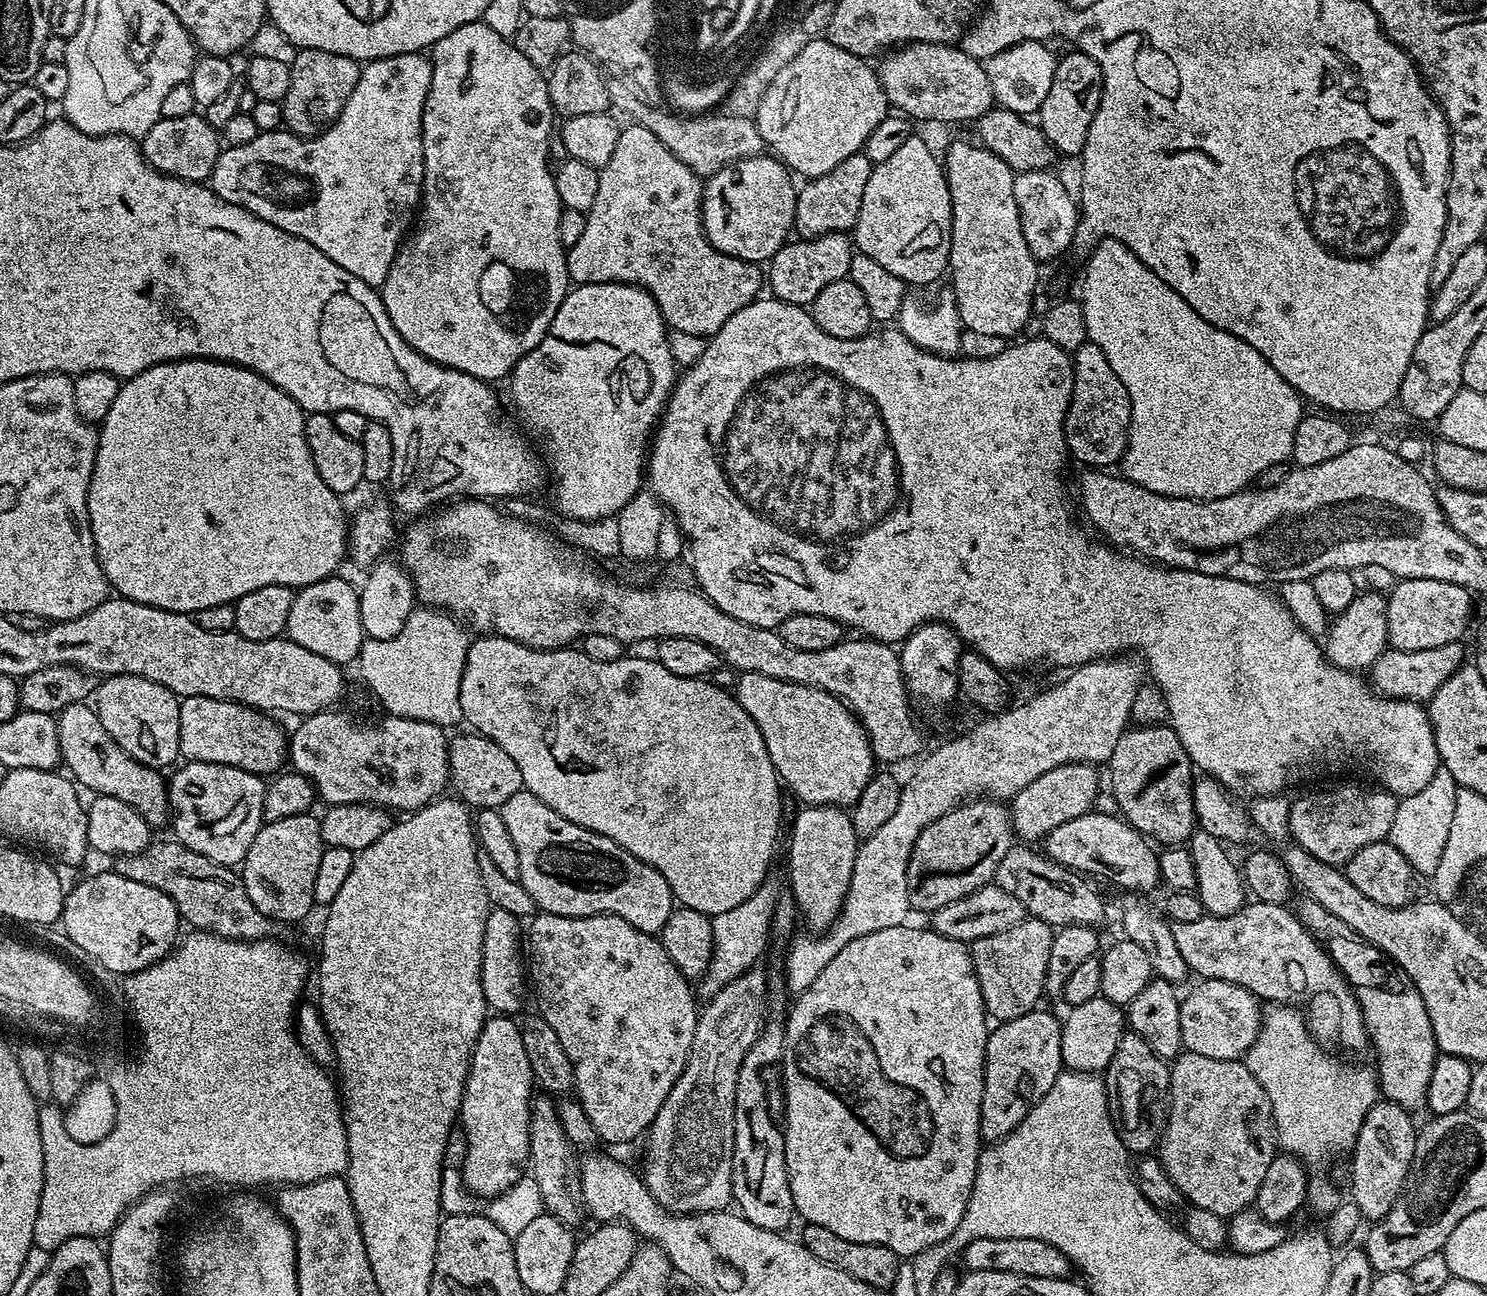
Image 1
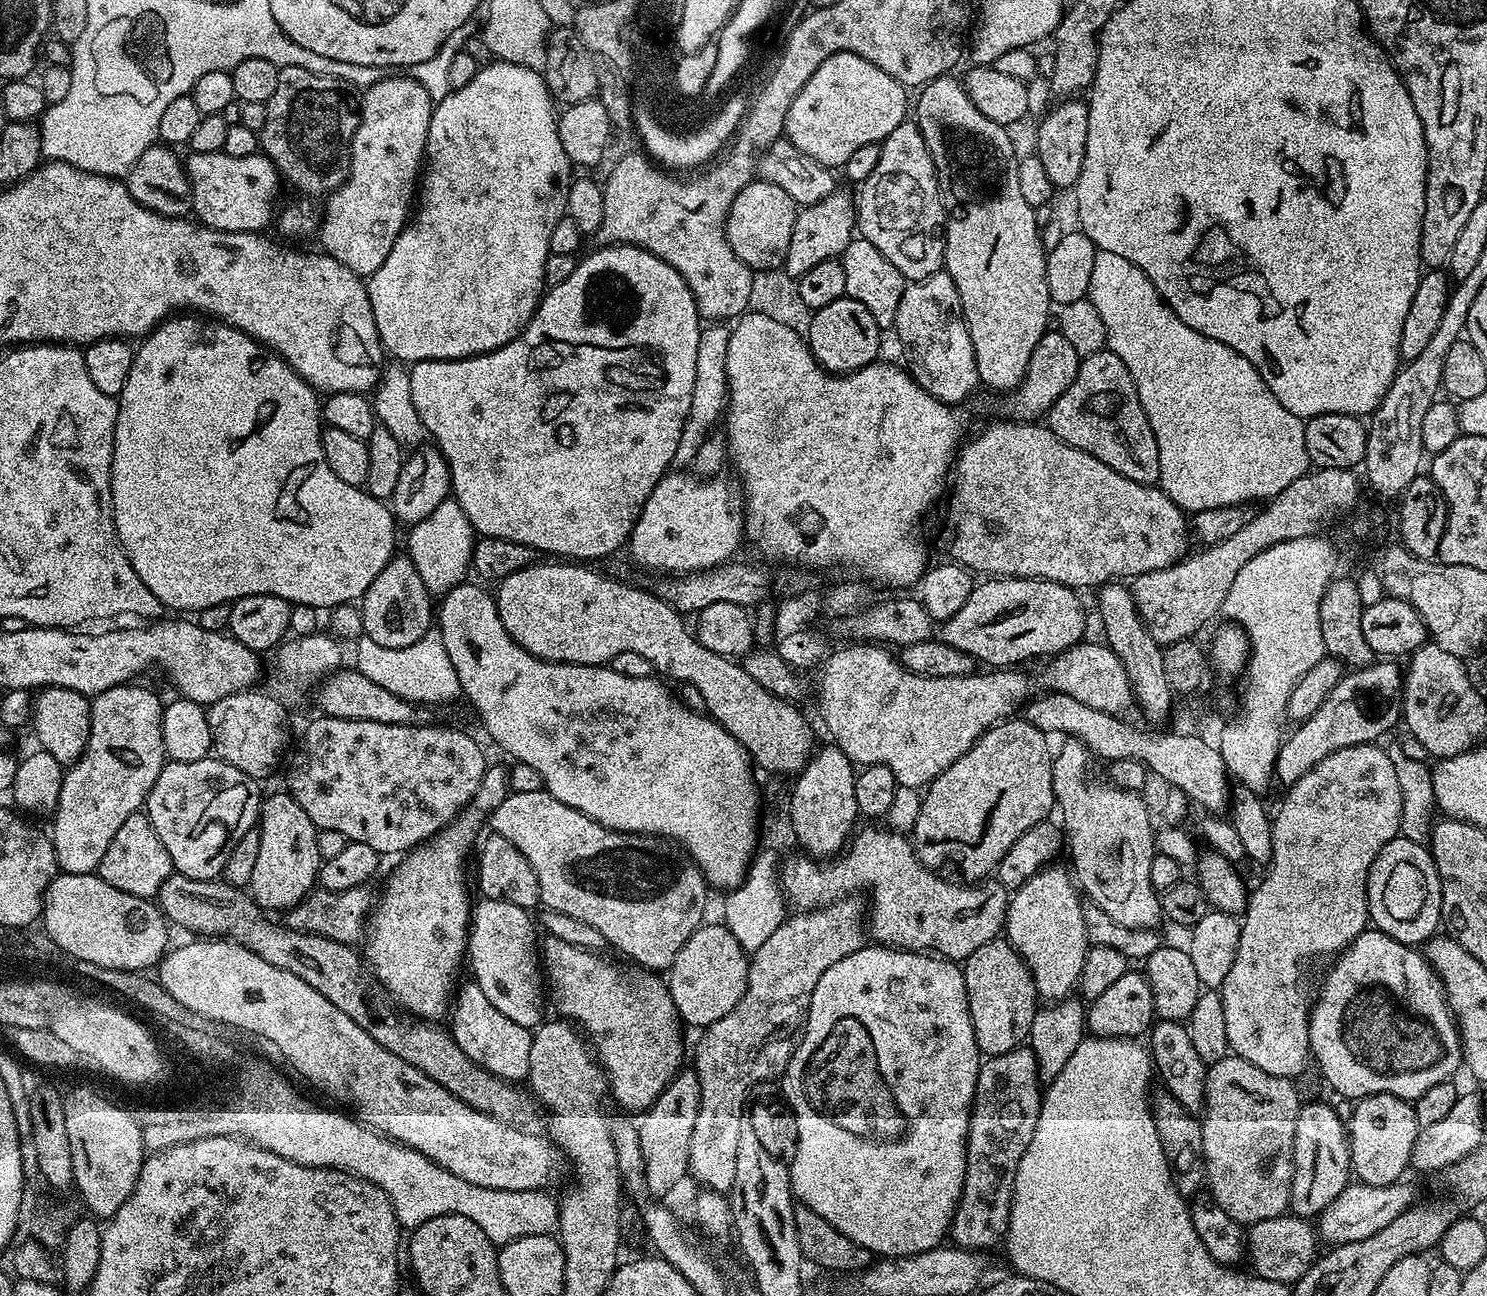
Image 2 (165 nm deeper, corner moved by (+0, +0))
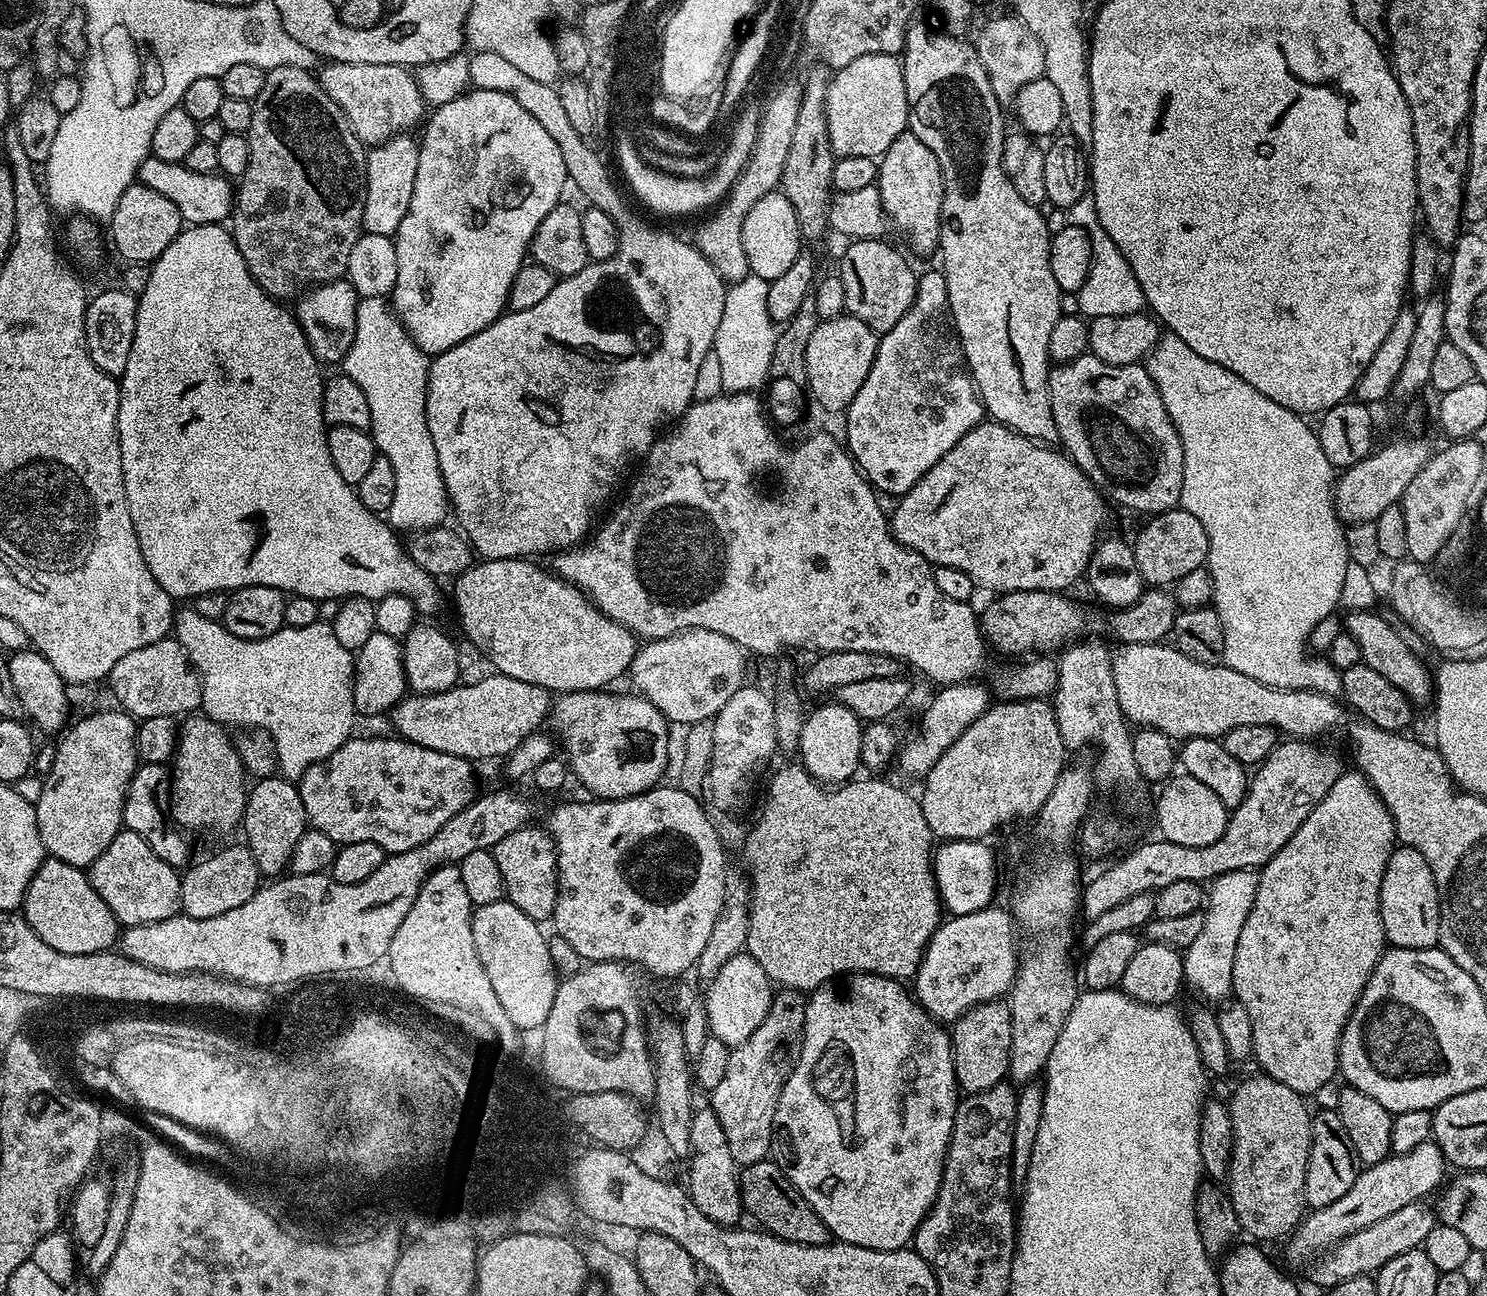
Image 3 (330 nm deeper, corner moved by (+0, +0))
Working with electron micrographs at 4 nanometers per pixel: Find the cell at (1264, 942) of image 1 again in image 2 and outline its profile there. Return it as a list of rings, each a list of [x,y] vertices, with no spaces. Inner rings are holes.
[[[1366,930],[1331,961],[1330,967],[1332,969],[1329,970],[1328,977],[1325,978],[1324,985],[1320,988],[1320,997],[1317,1000],[1315,997],[1308,1014],[1308,1046],[1311,1059],[1320,1067],[1325,1082],[1338,1095],[1349,1096],[1349,1101],[1355,1102],[1363,1096],[1394,1094],[1403,1100],[1415,1102],[1422,1094],[1426,1094],[1426,1090],[1430,1090],[1430,1086],[1438,1086],[1438,1082],[1449,1082],[1456,1071],[1461,1071],[1464,1050],[1460,1046],[1460,1030],[1456,1027],[1456,1017],[1448,1009],[1448,999],[1444,996],[1444,988],[1439,978],[1436,977],[1436,972],[1428,965],[1428,960],[1421,951],[1413,945],[1403,944],[1390,938],[1384,932]]]

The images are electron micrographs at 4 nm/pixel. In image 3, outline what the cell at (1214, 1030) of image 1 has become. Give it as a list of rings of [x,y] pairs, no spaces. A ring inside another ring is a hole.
[[[1348,770],[1338,777],[1334,786],[1330,786],[1326,798],[1322,798],[1322,802],[1318,802],[1318,806],[1310,810],[1306,822],[1298,826],[1294,838],[1290,838],[1290,842],[1286,842],[1286,846],[1282,846],[1282,850],[1278,850],[1278,854],[1274,854],[1274,858],[1270,858],[1270,862],[1266,862],[1263,868],[1259,869],[1258,894],[1254,894],[1250,918],[1246,918],[1242,934],[1238,934],[1238,946],[1232,967],[1232,990],[1235,999],[1240,999],[1240,1004],[1248,1015],[1248,1024],[1252,1027],[1252,1052],[1256,1055],[1257,1062],[1264,1067],[1261,1069],[1267,1076],[1282,1082],[1282,1086],[1290,1086],[1290,1090],[1302,1097],[1311,1097],[1311,1092],[1316,1092],[1319,1088],[1326,1087],[1332,1079],[1337,1079],[1340,1035],[1374,966],[1378,966],[1381,954],[1386,951],[1386,937],[1380,917],[1380,887],[1386,862],[1390,862],[1390,854],[1396,843],[1396,827],[1390,810],[1363,774],[1356,770]]]

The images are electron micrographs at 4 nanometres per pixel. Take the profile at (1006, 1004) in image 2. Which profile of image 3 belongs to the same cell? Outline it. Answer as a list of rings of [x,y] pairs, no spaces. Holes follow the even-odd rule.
[[[1003,999],[979,1004],[951,1025],[954,1070],[961,1093],[990,1090],[990,1086],[1001,1083],[1008,1076],[1011,1025],[1010,1010]]]

